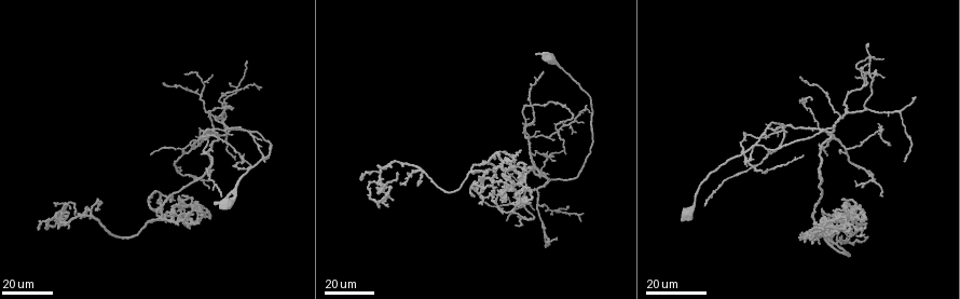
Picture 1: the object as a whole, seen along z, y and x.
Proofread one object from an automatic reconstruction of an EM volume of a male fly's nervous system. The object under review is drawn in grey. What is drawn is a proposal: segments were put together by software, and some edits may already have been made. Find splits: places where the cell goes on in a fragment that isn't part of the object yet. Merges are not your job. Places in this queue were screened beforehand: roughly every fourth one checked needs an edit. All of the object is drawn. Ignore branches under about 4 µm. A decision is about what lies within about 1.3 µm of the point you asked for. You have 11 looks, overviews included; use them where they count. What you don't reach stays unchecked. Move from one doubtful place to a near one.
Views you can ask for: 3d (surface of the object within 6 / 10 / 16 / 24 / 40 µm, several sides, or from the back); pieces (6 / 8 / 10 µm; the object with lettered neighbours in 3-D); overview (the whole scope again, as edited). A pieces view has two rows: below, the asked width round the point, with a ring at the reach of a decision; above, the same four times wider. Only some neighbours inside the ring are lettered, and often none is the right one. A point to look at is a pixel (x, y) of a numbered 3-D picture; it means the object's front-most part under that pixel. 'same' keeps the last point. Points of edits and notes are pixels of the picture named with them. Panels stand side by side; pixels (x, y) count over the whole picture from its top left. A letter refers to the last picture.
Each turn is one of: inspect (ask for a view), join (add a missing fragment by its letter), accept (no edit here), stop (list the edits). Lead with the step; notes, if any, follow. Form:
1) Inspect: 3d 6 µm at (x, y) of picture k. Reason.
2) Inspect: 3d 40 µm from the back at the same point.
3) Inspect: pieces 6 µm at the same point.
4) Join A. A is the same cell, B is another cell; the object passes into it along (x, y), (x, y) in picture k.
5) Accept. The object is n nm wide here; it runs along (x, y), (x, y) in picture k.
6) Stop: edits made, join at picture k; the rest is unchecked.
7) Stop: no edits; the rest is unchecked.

Inspect: 3d 16 µm at (181, 201) of picture 1. An open end.

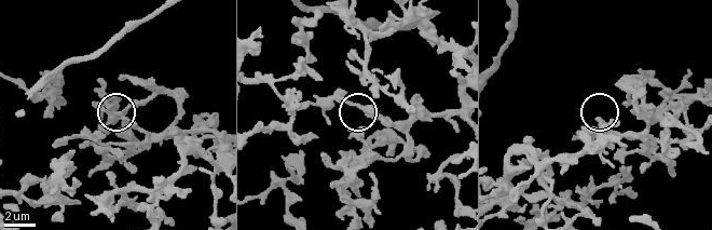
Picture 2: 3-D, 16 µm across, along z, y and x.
Inspect: pieces 6 µm at (597, 117) of picture 2. See the neighbours.

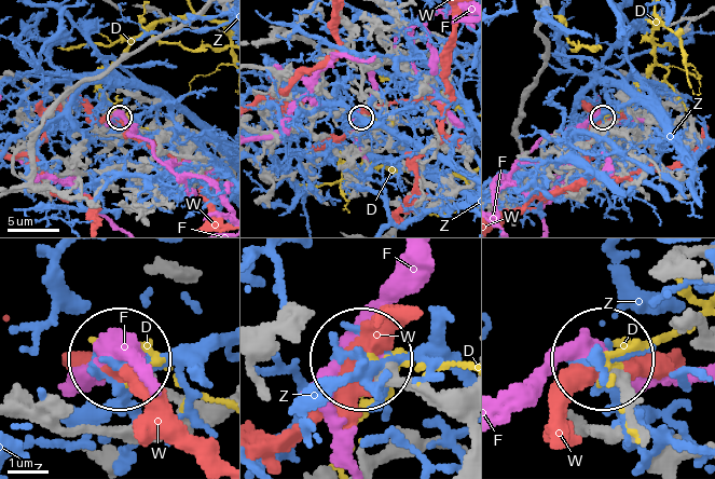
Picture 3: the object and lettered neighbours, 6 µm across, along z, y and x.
Accept. D, F, W and Z are other cells; no lettered fragment goes on from it.

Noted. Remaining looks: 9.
Inspect: 3d 24 µm at (196, 211) of picture 1. An open end.

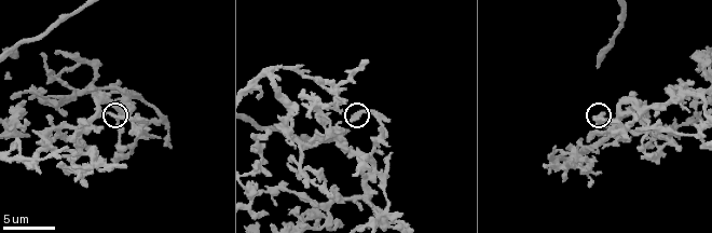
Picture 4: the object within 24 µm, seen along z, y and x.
Inspect: pieces 10 µm at (354, 119) of picture 4.

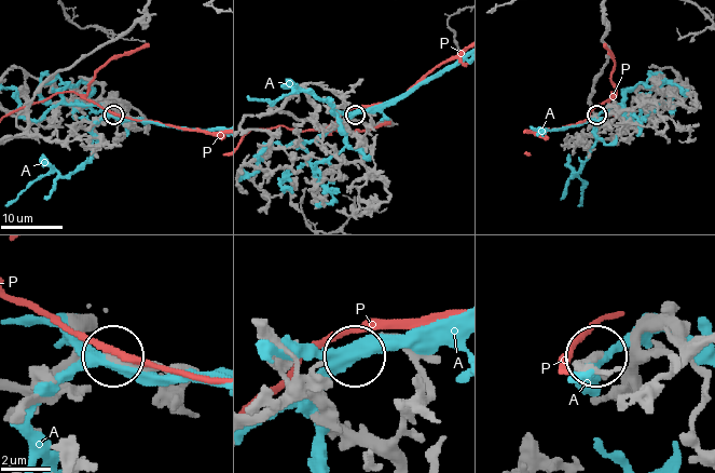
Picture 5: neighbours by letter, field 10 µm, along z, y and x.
Accept. The object is 280 nm wide here; A and P are other cells; no lettered fragment goes on from it.

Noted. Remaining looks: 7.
Inspect: 3d 16 µm at (746, 164) of picture 1. Free end.

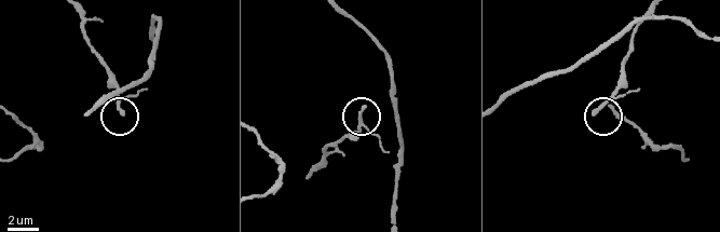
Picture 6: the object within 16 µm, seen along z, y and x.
Inspect: pieces 10 µm at (120, 112) of picture 6.

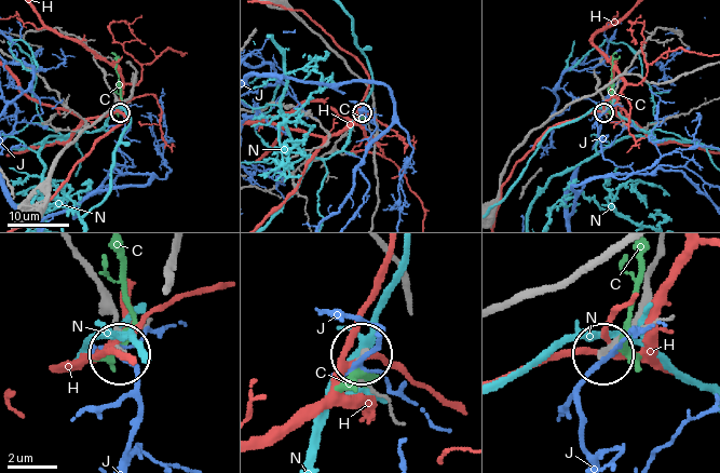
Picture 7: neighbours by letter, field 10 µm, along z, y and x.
Accept. C, H, J and N are other cells; no lettered fragment goes on from it.

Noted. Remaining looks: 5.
Inspect: 3d 6 µm at (120, 82) of picture 4. Branch stops here.

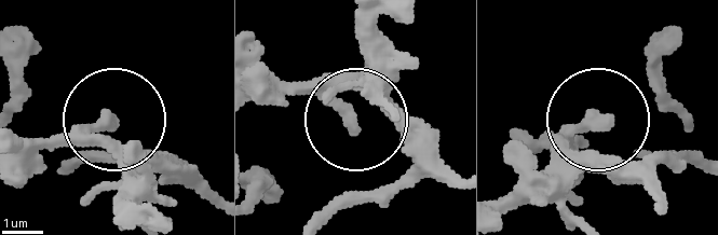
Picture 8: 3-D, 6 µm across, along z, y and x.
Inspect: pieces 6 µm at (354, 128) of picture 8.

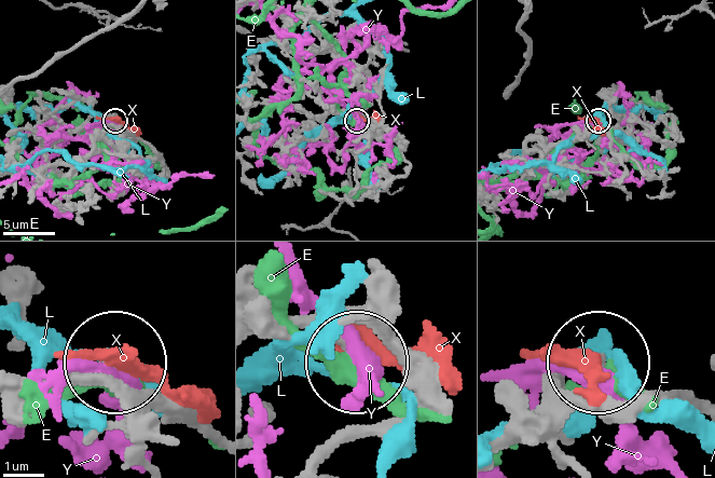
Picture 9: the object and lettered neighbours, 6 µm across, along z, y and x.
Accept. E, L, X and Y are other cells; it runs along (375, 299), (348, 329), (352, 357) in picture 9; no lettered fragment goes on from it.

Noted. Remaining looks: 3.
Inspect: 3d 16 µm at (516, 201) of picture 1. Branch stops here.

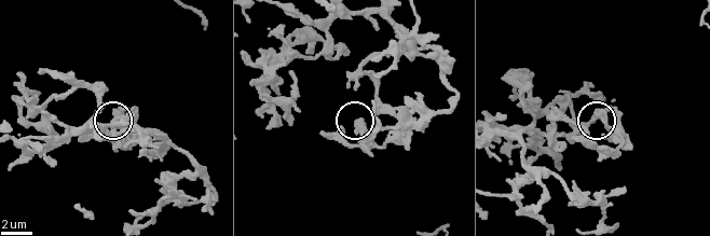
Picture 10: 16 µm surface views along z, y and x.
Inspect: pieces 8 µm at (114, 110) of picture 10.

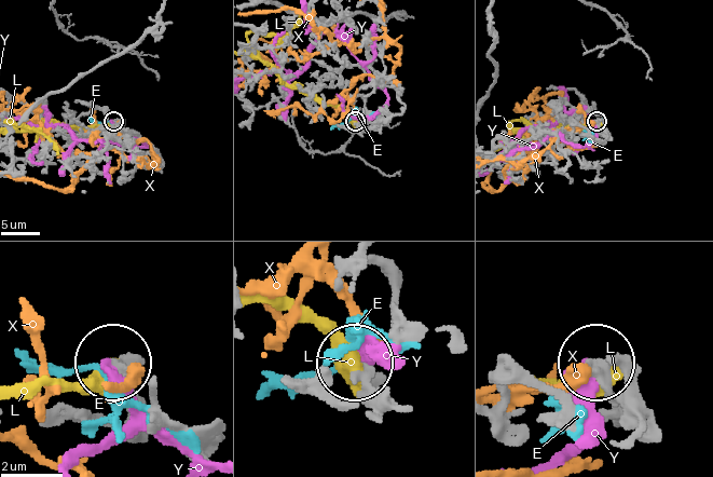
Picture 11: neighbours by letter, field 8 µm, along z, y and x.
Accept. E, L, X and Y are other cells; it runs along (634, 427), (640, 417), (599, 368) in picture 11; none of them fits.

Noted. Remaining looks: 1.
Stop: no edits; the rest is unchecked.

